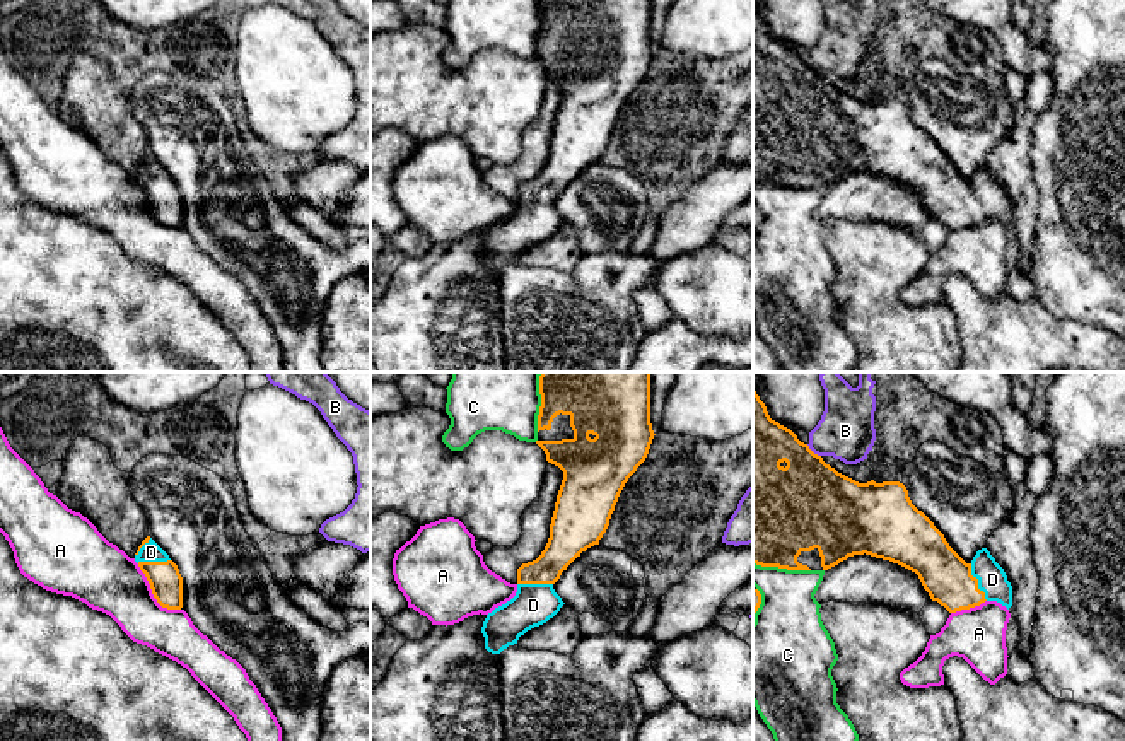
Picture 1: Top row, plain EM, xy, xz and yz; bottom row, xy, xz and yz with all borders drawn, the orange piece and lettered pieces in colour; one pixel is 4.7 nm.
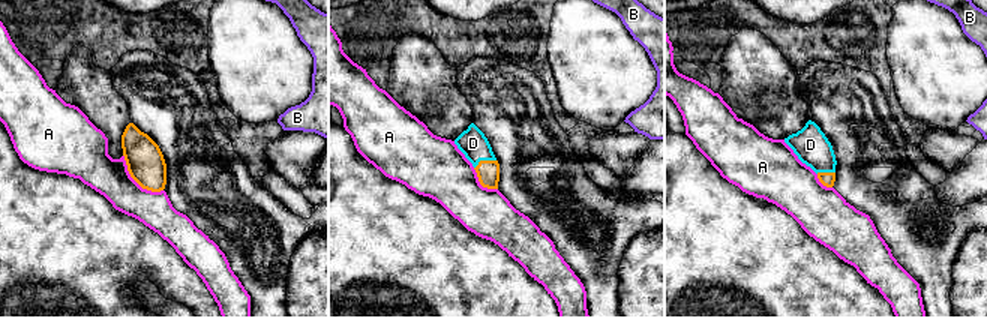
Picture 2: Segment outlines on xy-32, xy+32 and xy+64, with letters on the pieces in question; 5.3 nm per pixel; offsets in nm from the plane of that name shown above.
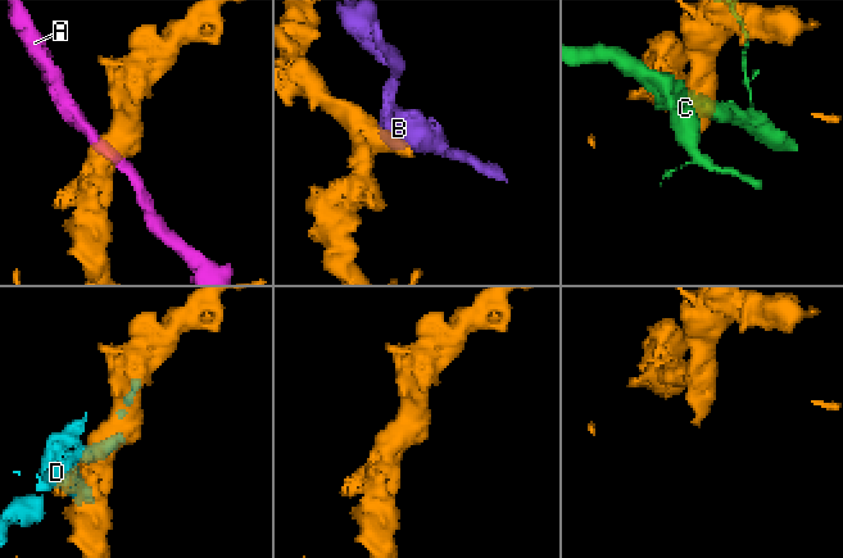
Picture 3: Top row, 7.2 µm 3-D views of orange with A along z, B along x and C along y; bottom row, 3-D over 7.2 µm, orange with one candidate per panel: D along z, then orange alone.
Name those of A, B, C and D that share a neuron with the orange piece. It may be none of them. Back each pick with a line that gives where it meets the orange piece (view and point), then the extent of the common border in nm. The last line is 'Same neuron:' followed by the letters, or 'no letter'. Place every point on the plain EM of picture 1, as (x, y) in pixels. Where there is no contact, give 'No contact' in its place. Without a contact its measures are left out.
D: Touches orange at yz (977, 200). Shared border 190 nm
Same neuron: D

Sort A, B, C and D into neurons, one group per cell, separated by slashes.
A / B / C / D

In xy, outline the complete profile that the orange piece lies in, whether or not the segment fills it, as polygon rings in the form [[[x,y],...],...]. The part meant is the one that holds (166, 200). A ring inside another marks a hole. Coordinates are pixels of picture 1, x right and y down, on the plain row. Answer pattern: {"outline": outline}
{"outline": [[[147,154],[135,171],[135,179],[145,191],[152,212],[162,225],[183,225],[183,195],[169,172]]]}

